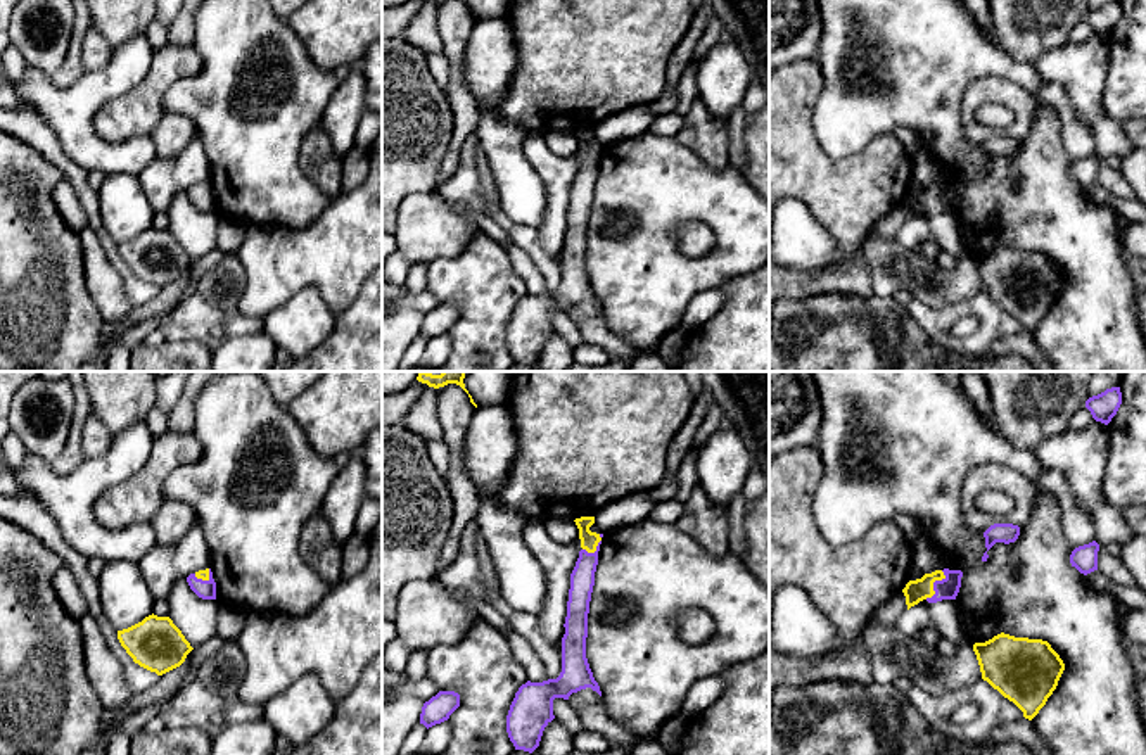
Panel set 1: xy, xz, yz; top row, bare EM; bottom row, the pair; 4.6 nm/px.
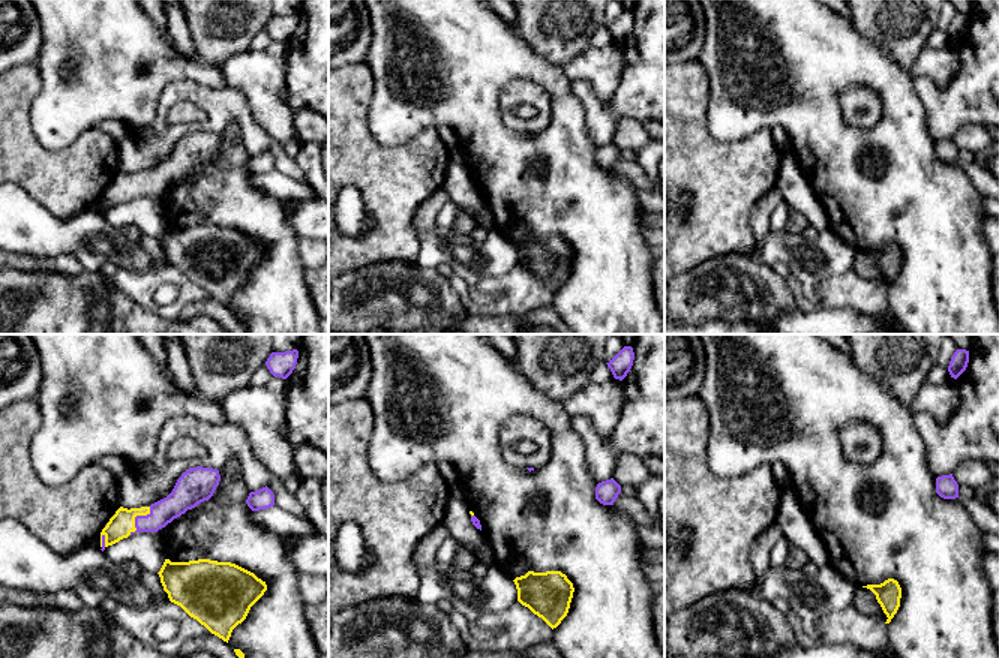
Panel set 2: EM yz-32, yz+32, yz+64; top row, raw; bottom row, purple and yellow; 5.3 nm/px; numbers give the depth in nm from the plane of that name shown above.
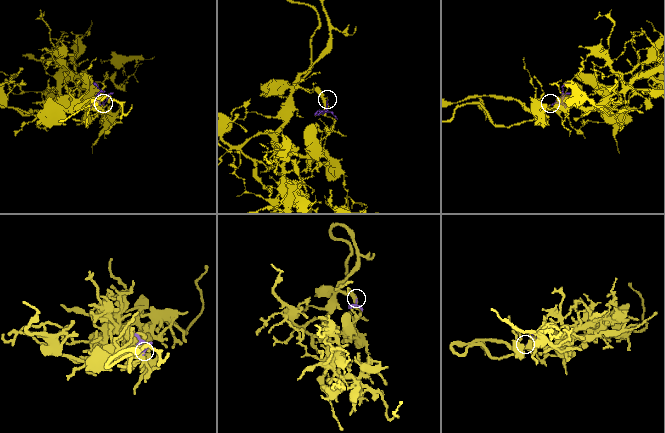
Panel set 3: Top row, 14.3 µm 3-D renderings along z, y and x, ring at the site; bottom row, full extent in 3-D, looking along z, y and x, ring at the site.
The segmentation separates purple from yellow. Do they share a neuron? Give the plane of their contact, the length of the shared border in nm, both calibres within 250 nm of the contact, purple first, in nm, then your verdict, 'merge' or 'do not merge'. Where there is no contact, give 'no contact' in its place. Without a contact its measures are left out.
meets purple in yz; contact 160 nm long; 100 nm thick on the purple side, 110 nm on the other; merge

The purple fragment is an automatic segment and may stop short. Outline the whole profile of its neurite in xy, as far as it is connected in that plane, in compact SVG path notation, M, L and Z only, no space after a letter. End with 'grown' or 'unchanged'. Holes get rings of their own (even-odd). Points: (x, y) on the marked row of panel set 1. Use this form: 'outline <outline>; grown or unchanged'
outline M211 568L199 570L187 577L190 589L202 600L216 600L216 582Z; grown

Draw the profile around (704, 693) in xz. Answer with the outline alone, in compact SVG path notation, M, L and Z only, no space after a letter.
M717 676L698 681L688 691L679 714L693 717L709 708L719 695L724 691L724 684Z

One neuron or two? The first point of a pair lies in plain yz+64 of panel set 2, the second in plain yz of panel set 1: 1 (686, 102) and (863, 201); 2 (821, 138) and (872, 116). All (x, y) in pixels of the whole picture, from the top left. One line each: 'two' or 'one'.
1: one
2: one

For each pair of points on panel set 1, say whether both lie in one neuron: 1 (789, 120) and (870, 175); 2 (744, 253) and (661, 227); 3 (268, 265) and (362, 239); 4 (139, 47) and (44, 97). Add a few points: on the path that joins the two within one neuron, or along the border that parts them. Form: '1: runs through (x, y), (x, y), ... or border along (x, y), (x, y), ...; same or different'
1: runs through (799, 144), (830, 175), (846, 175); same
2: runs through (726, 232), (707, 213), (681, 213); same
3: runs through (291, 261), (332, 256), (339, 251); same
4: runs through (116, 71), (85, 97), (68, 97); same

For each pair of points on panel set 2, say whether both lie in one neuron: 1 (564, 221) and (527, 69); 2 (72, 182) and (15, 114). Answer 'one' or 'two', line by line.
1: one
2: one

